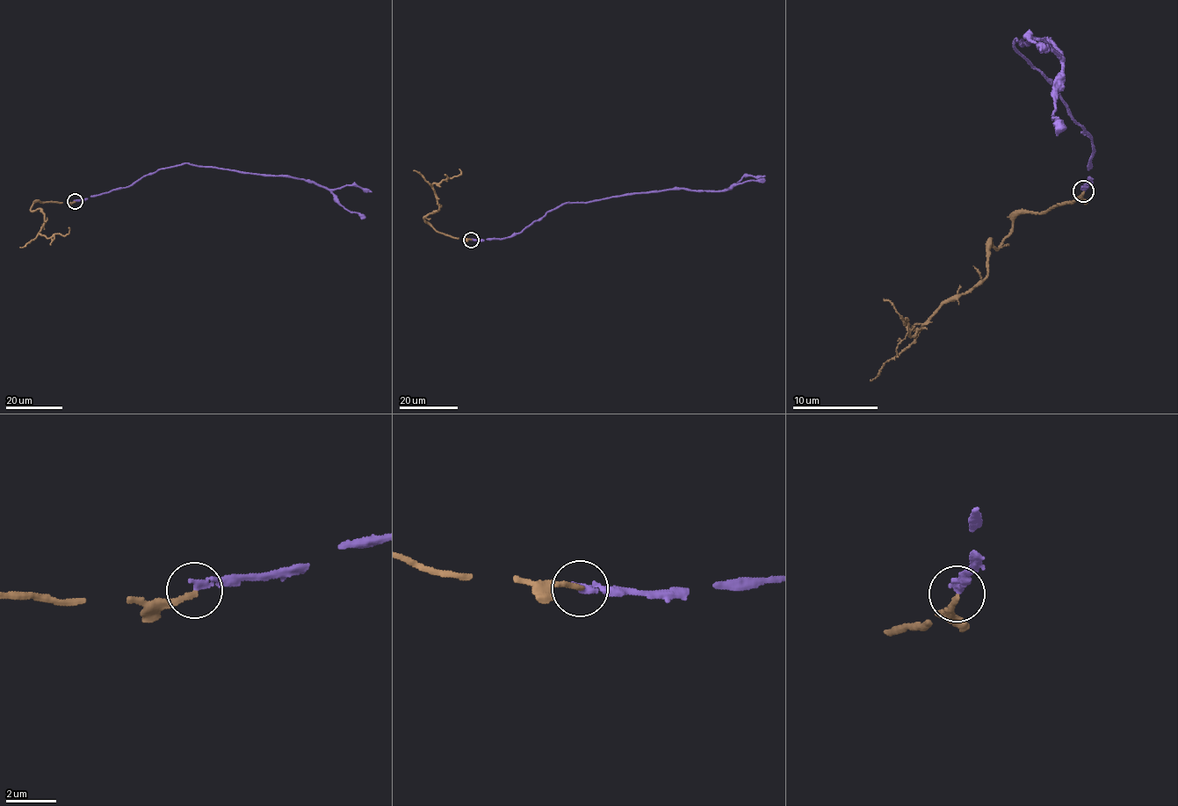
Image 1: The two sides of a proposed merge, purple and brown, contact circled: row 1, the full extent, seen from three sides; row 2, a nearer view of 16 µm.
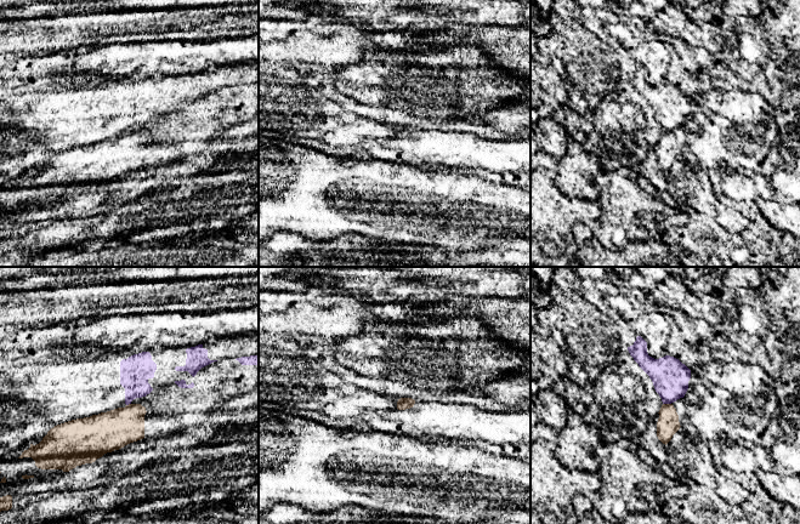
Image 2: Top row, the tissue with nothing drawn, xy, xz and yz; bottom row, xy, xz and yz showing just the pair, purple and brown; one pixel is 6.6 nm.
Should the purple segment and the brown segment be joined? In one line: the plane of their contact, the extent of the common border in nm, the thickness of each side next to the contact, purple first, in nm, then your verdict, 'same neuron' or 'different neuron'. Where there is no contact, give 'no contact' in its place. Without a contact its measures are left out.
meets purple in yz; contact 60 nm long; 240 nm thick on the purple side, 150 nm on the other; different neuron

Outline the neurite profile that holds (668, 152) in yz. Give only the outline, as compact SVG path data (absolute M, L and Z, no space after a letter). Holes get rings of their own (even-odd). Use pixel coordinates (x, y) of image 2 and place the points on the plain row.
M663 132L657 150L657 165L663 172L668 172L673 164L680 158L682 148L671 132Z

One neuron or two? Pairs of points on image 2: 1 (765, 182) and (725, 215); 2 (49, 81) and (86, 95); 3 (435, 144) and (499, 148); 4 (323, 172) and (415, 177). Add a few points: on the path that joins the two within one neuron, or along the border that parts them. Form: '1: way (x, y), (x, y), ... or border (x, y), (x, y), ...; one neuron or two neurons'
1: border (713, 188), (721, 203), (736, 209), (745, 218); two neurons
2: way (58, 90), (64, 95), (77, 95); one neuron
3: way (450, 144), (460, 148), (483, 148); one neuron
4: way (346, 175), (392, 177); one neuron

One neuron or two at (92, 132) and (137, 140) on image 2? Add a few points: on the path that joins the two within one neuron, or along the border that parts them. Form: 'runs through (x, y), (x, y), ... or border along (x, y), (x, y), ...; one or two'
border along (118, 135), (90, 144); two

